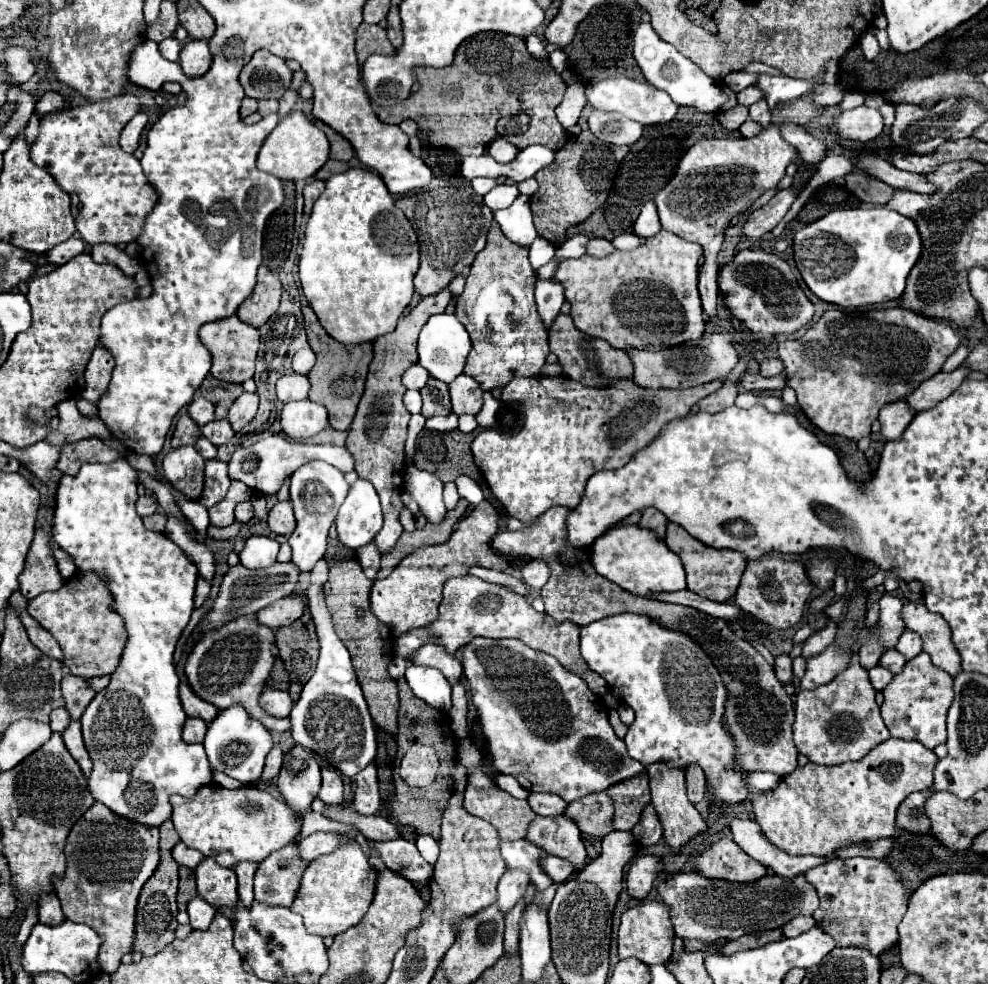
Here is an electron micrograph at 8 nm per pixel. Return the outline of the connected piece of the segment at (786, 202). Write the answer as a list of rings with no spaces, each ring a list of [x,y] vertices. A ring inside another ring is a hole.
[[[790,187],[778,191],[762,209],[754,211],[750,215],[750,219],[742,227],[740,225],[728,227],[726,235],[734,237],[734,235],[744,233],[744,235],[748,235],[752,239],[760,239],[764,233],[772,231],[784,219],[784,215],[788,213],[788,209],[794,203],[794,199],[796,199],[796,193]]]

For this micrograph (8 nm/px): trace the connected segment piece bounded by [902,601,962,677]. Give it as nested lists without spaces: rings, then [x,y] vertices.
[[[908,601],[904,605],[902,617],[906,629],[916,631],[922,637],[924,651],[932,657],[932,663],[938,669],[956,677],[956,673],[960,673],[962,667],[960,667],[960,655],[950,639],[948,623],[938,613],[928,611],[924,603],[914,603],[914,601]]]

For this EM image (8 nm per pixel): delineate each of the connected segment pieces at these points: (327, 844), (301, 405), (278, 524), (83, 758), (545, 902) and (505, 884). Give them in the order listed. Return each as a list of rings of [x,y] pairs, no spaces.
[[[312,833],[310,837],[298,841],[298,855],[304,861],[312,861],[324,853],[332,853],[338,847],[336,833]]]
[[[310,399],[290,401],[282,409],[282,431],[292,439],[308,439],[328,427],[328,413]]]
[[[278,501],[270,509],[268,527],[276,535],[286,535],[286,537],[292,535],[294,527],[296,527],[296,519],[294,519],[294,511],[292,511],[292,503],[290,501]]]
[[[70,721],[70,725],[66,727],[66,731],[62,731],[62,739],[66,749],[70,751],[70,755],[76,759],[76,763],[80,765],[80,769],[84,771],[84,775],[90,775],[92,769],[92,761],[88,757],[88,751],[82,743],[82,733],[80,733],[80,721]]]
[[[550,885],[546,891],[542,891],[542,893],[536,893],[536,895],[534,895],[534,899],[532,899],[532,903],[536,903],[536,905],[542,905],[544,909],[548,909],[548,905],[550,905],[550,903],[552,903],[552,899],[554,899],[556,887],[558,887],[558,885]]]
[[[506,871],[498,883],[498,899],[496,905],[502,915],[506,915],[526,893],[528,887],[528,877],[526,873],[518,871]]]

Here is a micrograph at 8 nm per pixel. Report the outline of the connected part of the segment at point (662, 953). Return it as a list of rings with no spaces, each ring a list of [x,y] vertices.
[[[646,901],[622,913],[618,929],[618,955],[620,959],[636,957],[642,963],[666,963],[672,957],[674,925],[670,917],[670,907],[662,901]]]

